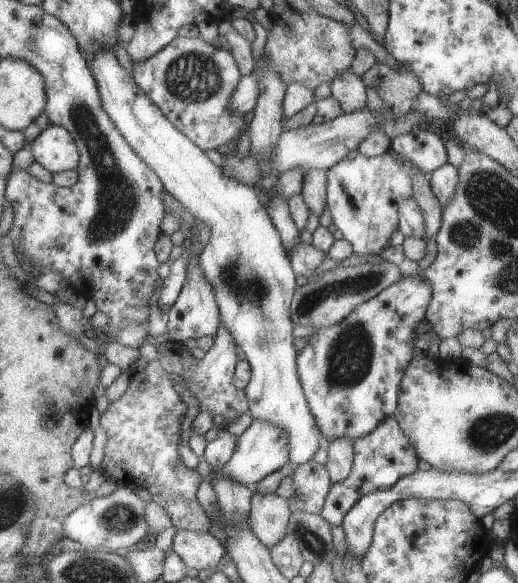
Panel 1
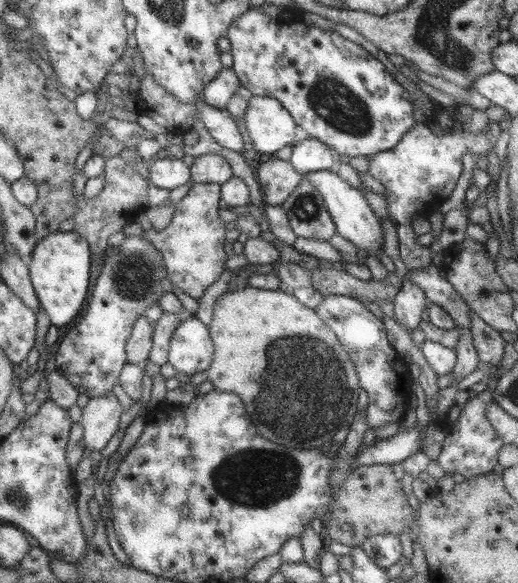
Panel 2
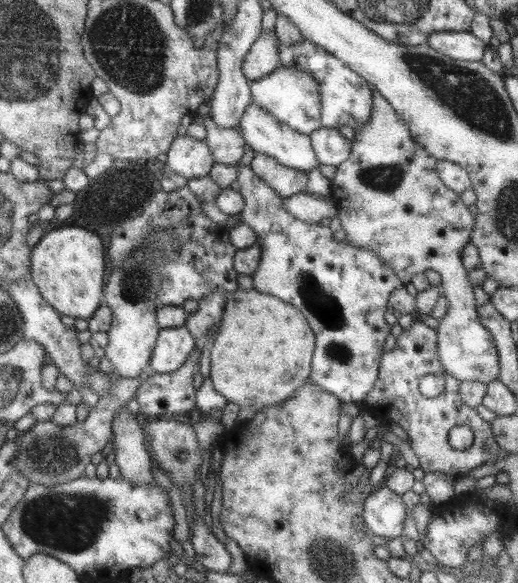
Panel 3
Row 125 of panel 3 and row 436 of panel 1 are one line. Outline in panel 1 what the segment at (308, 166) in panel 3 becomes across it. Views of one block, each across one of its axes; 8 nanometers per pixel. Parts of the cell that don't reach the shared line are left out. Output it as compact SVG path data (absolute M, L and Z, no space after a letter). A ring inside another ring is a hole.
M252 419L250 425L237 437L235 450L231 454L231 458L225 462L225 466L221 470L217 470L215 476L225 476L225 478L235 480L239 484L253 487L267 474L284 467L288 463L288 456L289 446L287 446L285 432L281 428L265 422L265 420Z

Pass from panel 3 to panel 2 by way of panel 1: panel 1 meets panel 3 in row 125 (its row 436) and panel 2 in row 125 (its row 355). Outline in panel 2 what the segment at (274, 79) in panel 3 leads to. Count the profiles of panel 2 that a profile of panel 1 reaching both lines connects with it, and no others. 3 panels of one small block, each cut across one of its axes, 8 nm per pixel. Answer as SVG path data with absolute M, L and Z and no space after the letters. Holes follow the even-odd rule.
M251 95L243 122L252 148L259 154L273 156L283 146L295 143L296 122L281 103L270 96Z

